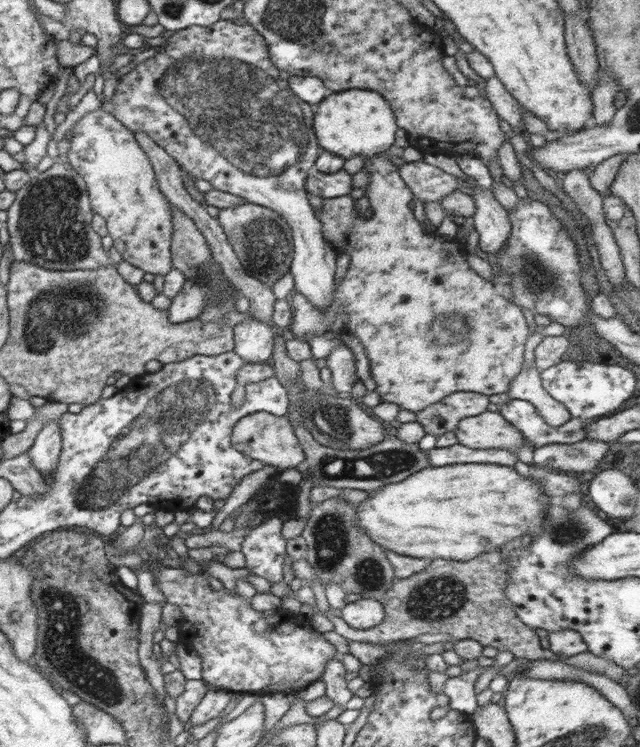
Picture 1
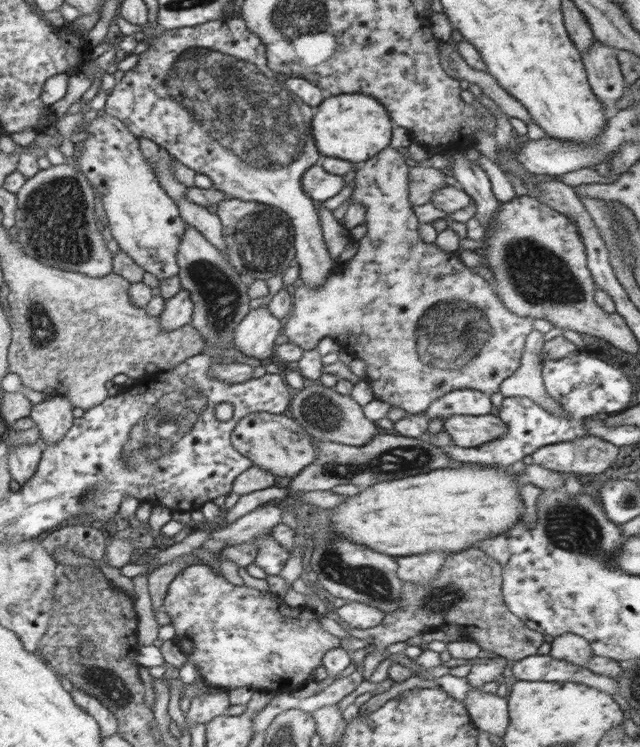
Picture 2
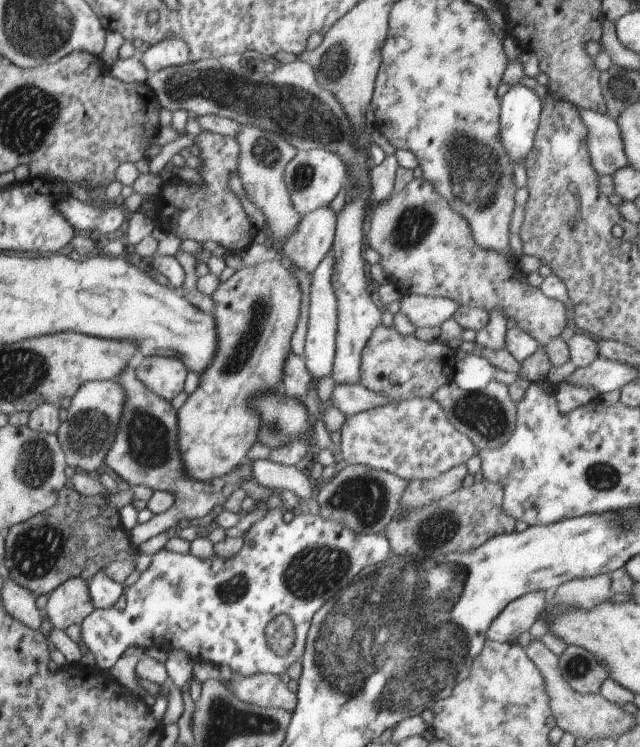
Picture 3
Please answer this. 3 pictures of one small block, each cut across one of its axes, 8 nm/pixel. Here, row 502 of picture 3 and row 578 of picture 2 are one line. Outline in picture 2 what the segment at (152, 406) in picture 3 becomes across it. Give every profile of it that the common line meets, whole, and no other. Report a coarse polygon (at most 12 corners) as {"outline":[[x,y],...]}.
{"outline":[[184,568],[162,613],[200,679],[274,694],[340,638],[306,606]]}

